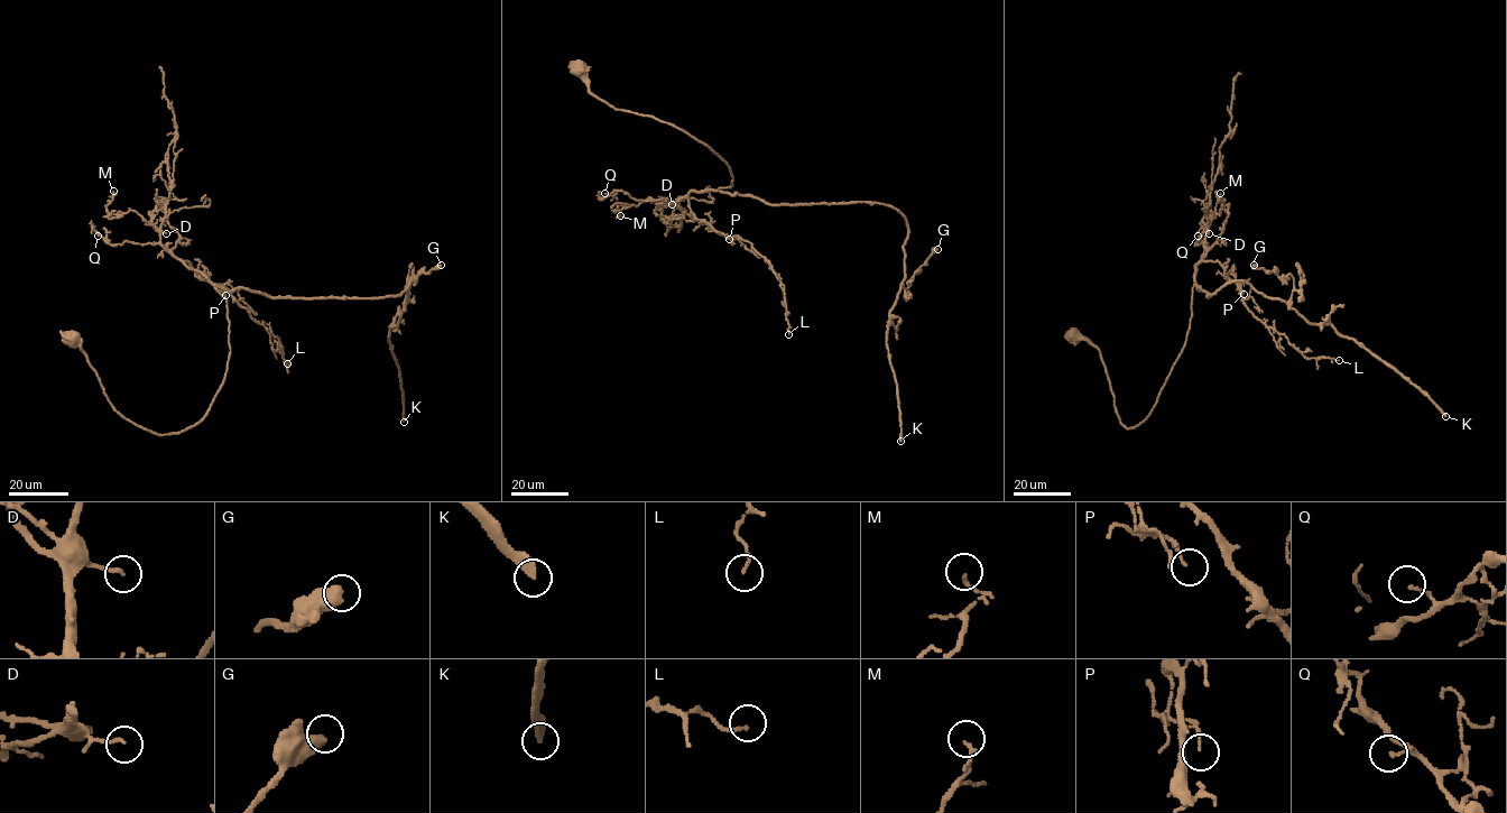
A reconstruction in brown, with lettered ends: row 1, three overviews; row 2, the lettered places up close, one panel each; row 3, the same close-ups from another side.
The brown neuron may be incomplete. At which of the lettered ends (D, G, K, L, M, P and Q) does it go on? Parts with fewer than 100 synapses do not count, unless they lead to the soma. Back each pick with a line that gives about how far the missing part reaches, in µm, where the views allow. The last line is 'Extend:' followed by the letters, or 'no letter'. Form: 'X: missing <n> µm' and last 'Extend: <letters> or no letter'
K: missing 550 µm
Extend: K

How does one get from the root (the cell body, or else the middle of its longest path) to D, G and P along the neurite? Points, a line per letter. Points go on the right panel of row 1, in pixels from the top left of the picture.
D: (1075, 338), (1085, 338), (1099, 350), (1119, 421), (1134, 428), (1152, 410), (1184, 345), (1195, 266), (1209, 233)
G: (1075, 338), (1134, 428), (1184, 345), (1195, 285), (1290, 299), (1290, 274), (1254, 265)
P: (1075, 338), (1099, 350), (1119, 421), (1134, 428), (1152, 410), (1184, 345), (1195, 266), (1218, 261), (1244, 294)

